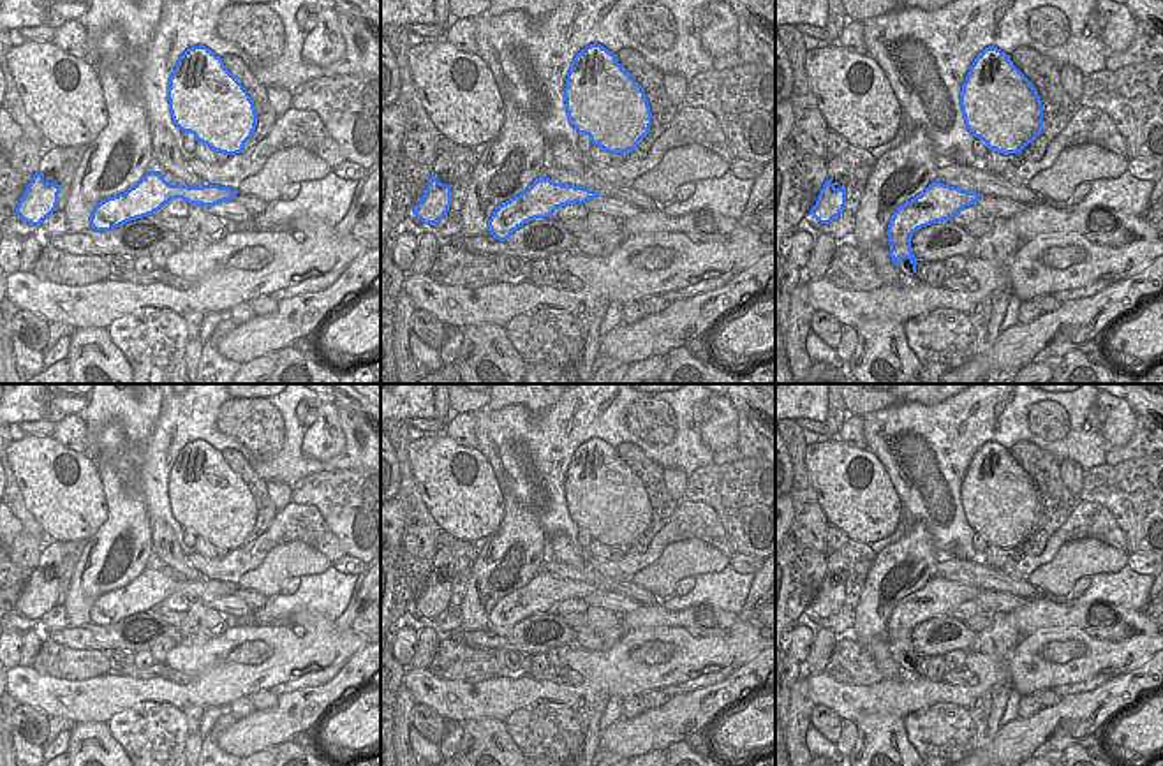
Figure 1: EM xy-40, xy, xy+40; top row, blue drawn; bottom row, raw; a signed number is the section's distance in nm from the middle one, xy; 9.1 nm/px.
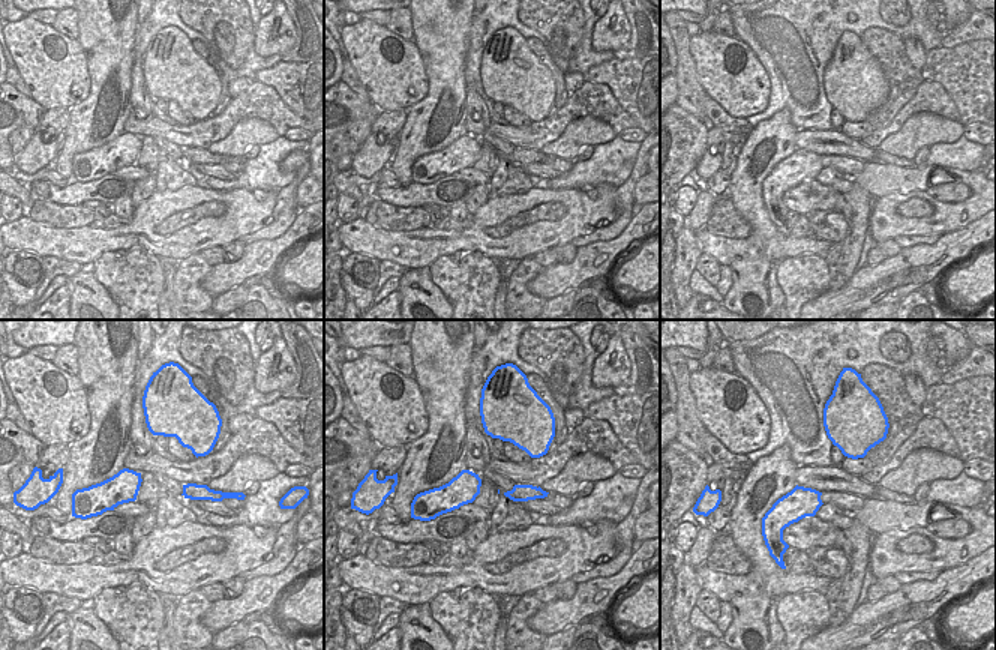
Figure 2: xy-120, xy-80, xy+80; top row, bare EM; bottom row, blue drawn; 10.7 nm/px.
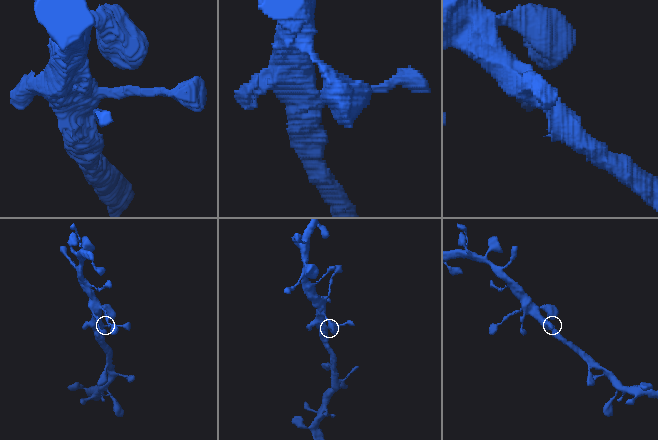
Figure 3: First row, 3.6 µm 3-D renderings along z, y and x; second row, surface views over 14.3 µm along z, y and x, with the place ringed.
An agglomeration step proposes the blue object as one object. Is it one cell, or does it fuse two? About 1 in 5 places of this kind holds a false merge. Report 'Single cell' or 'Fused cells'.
Single cell

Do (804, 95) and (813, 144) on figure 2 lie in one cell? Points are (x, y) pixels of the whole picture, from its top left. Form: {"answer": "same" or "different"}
{"answer": "different"}

